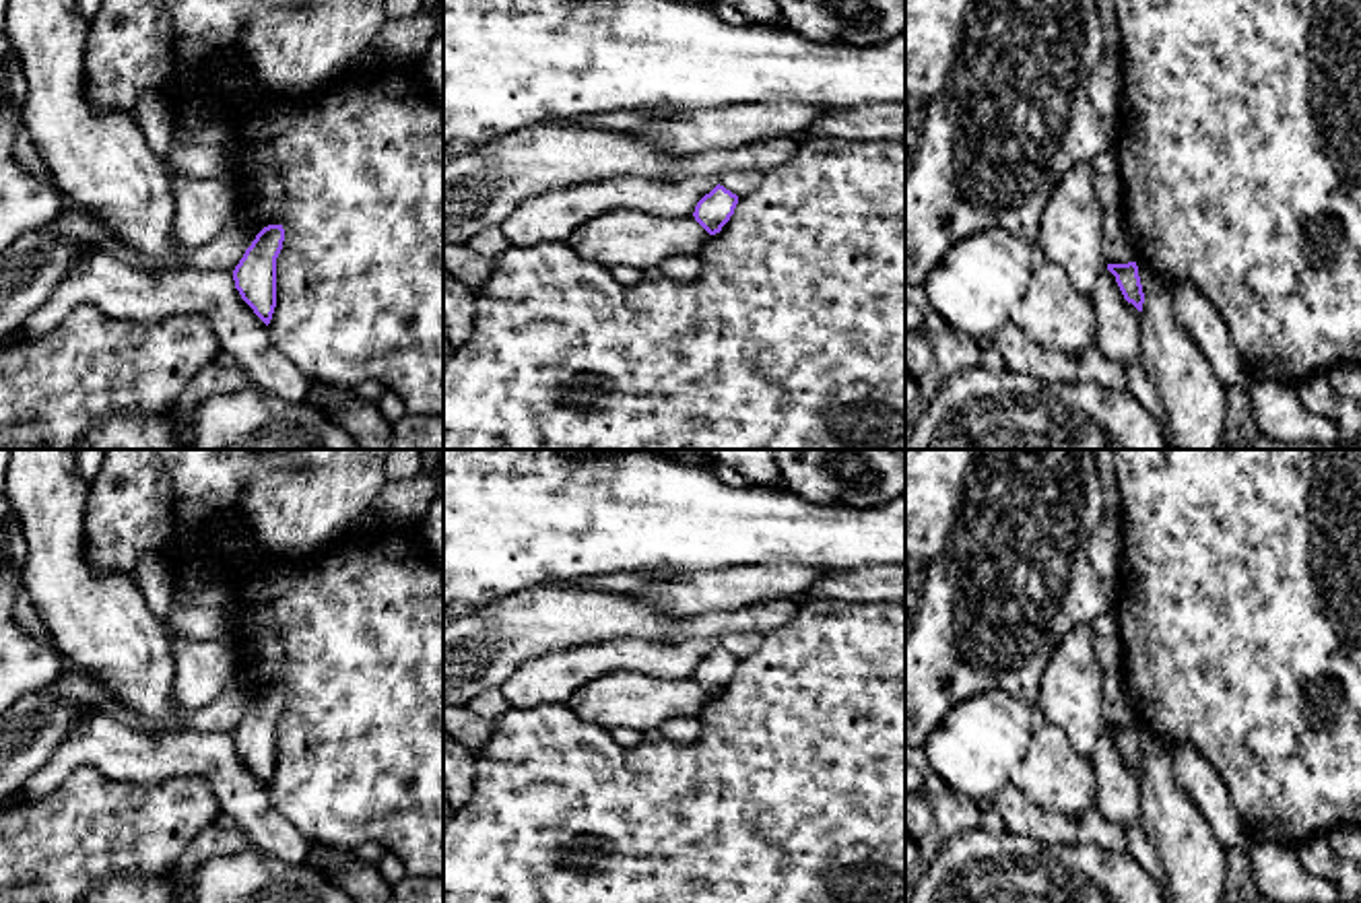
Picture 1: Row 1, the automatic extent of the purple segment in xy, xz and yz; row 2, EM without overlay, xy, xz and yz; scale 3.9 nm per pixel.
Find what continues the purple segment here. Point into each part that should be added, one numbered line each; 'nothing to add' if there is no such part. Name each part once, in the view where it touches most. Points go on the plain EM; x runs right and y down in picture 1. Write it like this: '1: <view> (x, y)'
nothing to add

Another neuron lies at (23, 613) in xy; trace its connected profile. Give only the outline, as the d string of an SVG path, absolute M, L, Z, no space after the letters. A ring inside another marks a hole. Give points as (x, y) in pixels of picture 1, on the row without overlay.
M23 590L12 604L12 621L21 625L29 635L41 637L47 645L54 645L52 635L47 633L47 627L39 612L35 610L31 598Z

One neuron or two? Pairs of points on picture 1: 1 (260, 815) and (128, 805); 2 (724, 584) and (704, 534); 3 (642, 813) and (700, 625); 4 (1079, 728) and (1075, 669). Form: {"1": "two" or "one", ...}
{"1": "two", "2": "two", "3": "two", "4": "one"}

